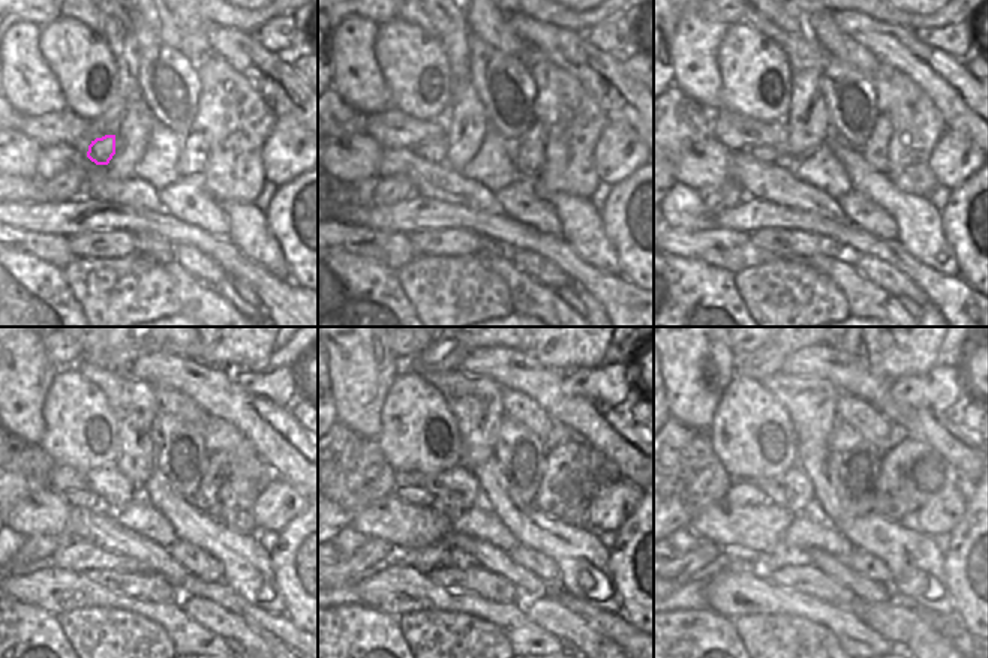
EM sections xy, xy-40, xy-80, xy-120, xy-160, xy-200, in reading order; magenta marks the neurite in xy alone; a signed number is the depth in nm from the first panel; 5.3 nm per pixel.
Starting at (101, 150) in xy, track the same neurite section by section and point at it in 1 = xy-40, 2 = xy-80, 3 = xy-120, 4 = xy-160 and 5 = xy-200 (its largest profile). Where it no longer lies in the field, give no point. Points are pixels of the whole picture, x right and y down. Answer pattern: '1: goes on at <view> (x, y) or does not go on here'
1: goes on at xy-40 (434, 150)
2: goes on at xy-80 (768, 155)
3: goes on at xy-120 (75, 496)
4: goes on at xy-160 (414, 495)
5: goes on at xy-200 (739, 493)

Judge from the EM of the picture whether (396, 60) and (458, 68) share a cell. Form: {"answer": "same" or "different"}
{"answer": "different"}

